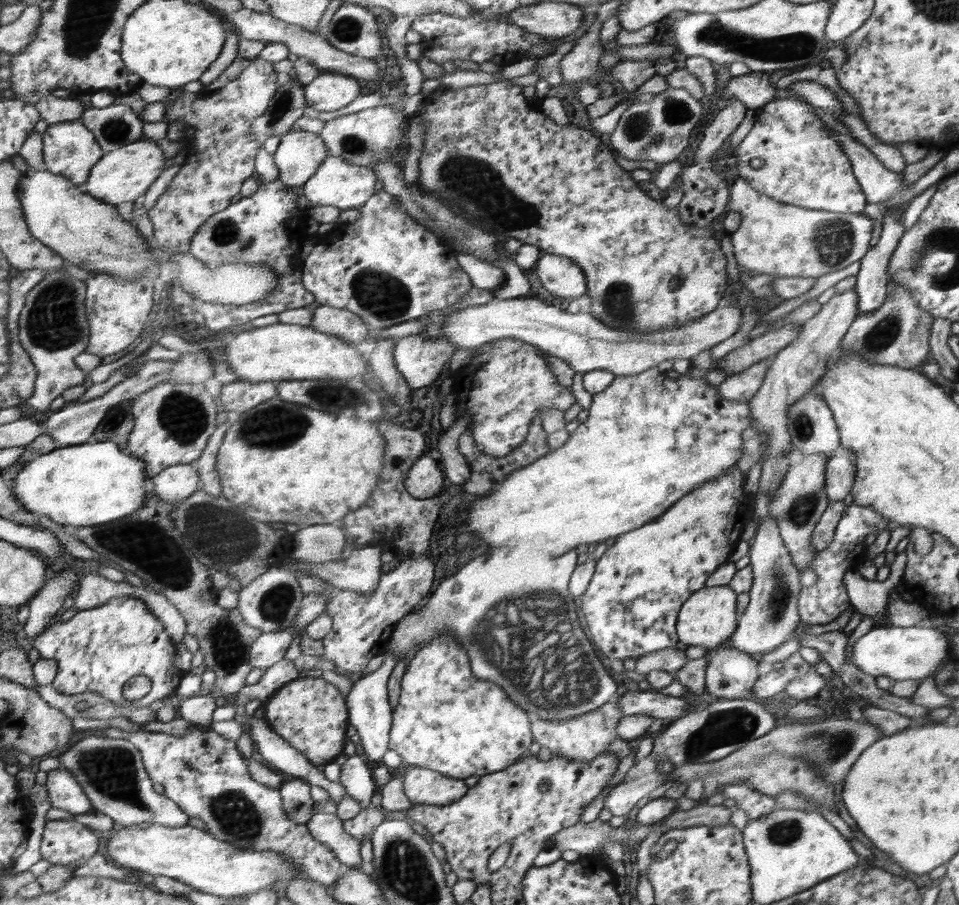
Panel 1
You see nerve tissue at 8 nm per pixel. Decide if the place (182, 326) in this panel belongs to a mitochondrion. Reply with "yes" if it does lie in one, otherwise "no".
no

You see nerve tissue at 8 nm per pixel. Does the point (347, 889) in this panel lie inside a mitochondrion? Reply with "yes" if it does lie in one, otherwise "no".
no

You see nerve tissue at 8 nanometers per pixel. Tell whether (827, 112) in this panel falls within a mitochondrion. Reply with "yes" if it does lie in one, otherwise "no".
no

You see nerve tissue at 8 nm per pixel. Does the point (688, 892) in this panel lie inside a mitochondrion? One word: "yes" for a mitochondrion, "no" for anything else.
yes

